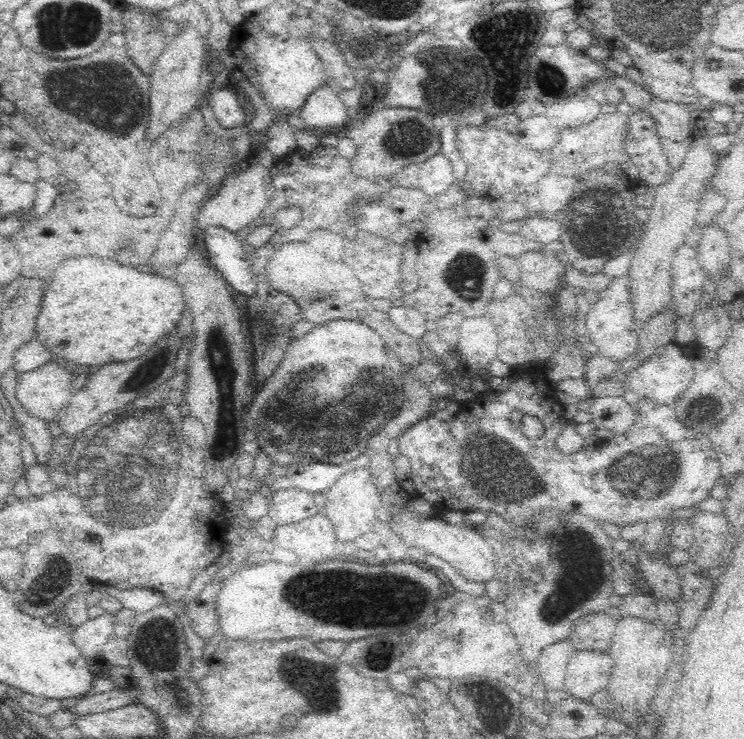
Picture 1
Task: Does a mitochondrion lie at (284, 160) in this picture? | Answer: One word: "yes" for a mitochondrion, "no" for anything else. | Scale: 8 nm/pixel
no

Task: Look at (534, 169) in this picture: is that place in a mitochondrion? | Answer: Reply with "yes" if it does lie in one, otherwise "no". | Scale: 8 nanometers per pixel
no

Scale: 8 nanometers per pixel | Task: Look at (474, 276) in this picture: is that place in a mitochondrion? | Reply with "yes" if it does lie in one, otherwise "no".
yes

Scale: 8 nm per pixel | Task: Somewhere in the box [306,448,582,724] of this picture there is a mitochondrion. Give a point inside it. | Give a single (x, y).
(482, 694)

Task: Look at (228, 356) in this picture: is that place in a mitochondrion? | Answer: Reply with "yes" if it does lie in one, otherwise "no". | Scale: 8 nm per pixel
yes

